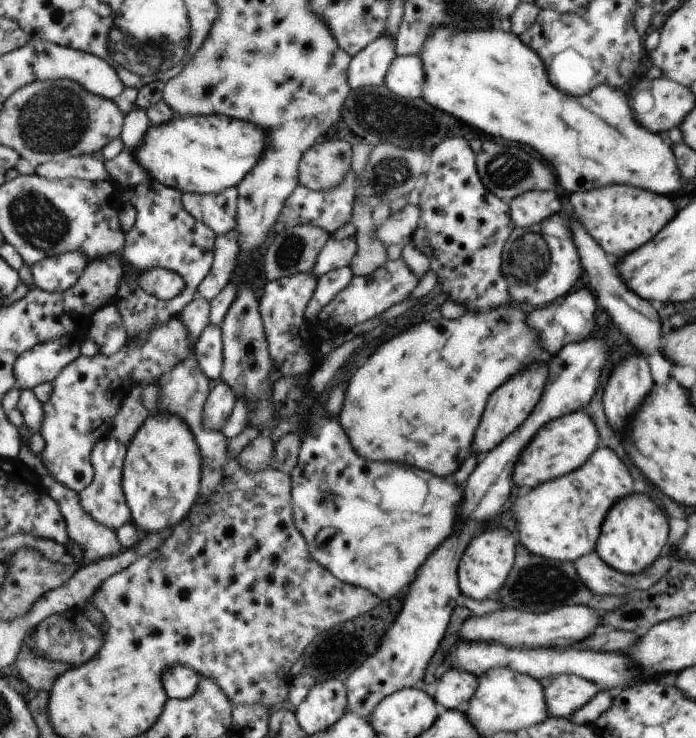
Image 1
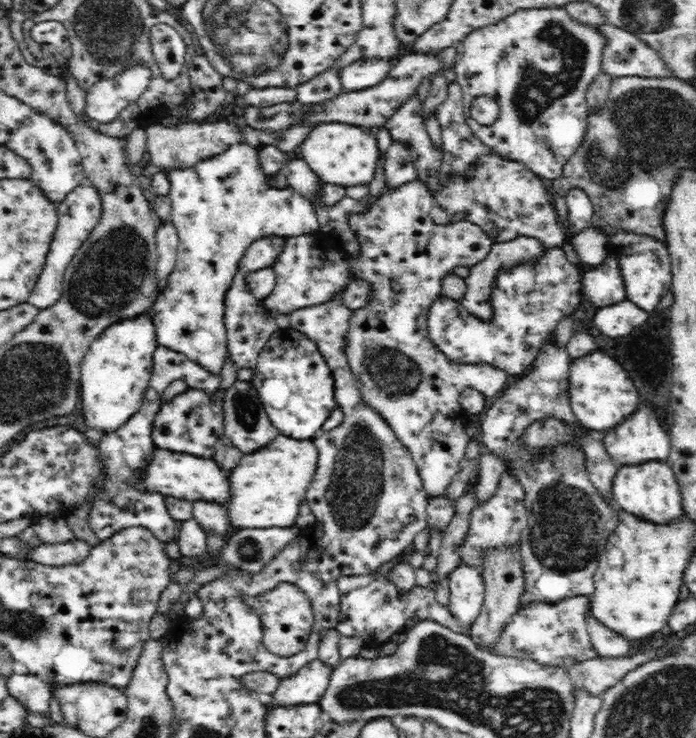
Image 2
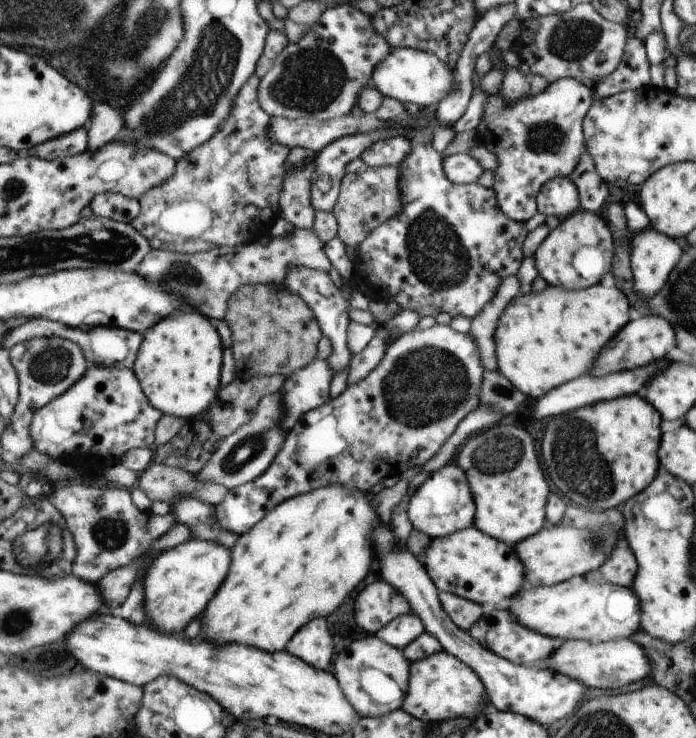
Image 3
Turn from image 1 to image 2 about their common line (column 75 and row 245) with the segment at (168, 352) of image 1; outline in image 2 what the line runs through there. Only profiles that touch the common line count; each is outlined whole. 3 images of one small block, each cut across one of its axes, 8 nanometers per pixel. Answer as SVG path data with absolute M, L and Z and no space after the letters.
M416 180L392 189L364 212L346 214L350 230L355 232L361 243L361 253L348 259L349 269L356 271L358 279L369 282L375 288L370 304L358 308L354 315L348 343L350 367L364 383L362 389L365 402L380 411L397 438L410 451L424 490L430 496L444 494L444 490L450 486L471 440L465 431L465 413L458 400L460 392L464 388L473 387L486 398L492 398L498 391L503 392L510 382L502 370L486 365L459 365L448 361L446 355L429 338L428 307L442 296L442 276L453 274L458 266L470 267L476 262L482 262L493 243L481 226L468 220L449 222L446 225L435 224L428 213L433 204L434 196L430 190Z

